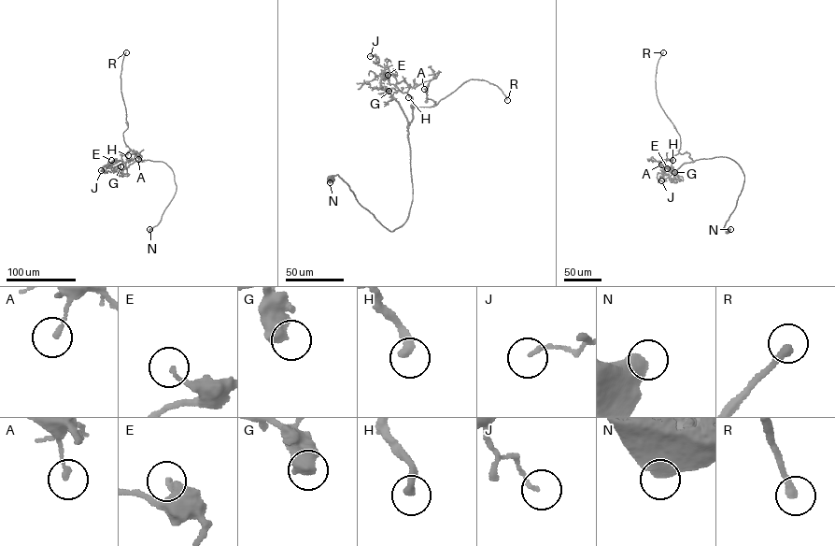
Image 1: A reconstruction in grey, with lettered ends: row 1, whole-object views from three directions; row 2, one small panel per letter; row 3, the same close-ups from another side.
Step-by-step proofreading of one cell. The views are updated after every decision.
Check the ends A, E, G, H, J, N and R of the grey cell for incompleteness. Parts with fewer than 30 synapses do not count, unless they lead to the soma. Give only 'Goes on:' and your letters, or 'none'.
Goes on: E, H, R

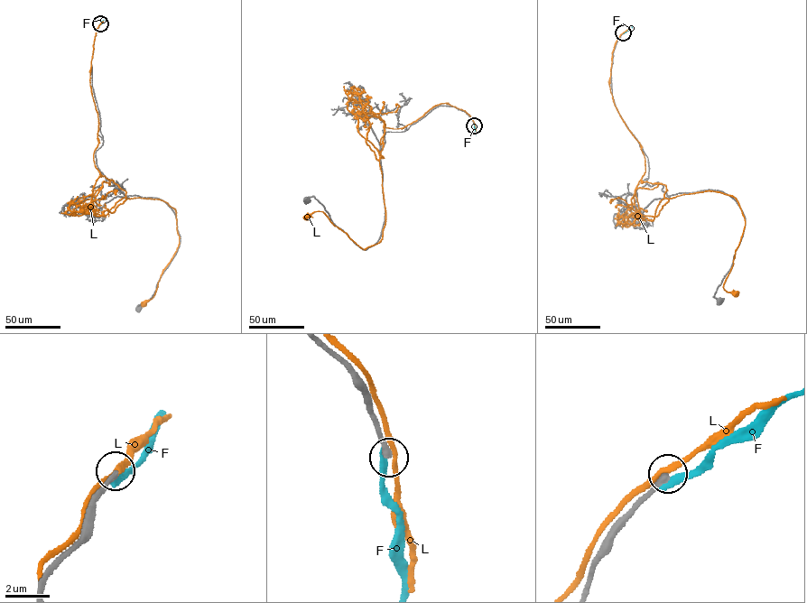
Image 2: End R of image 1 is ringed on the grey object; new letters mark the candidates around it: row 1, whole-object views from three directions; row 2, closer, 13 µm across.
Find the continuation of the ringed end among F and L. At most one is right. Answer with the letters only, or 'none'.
none

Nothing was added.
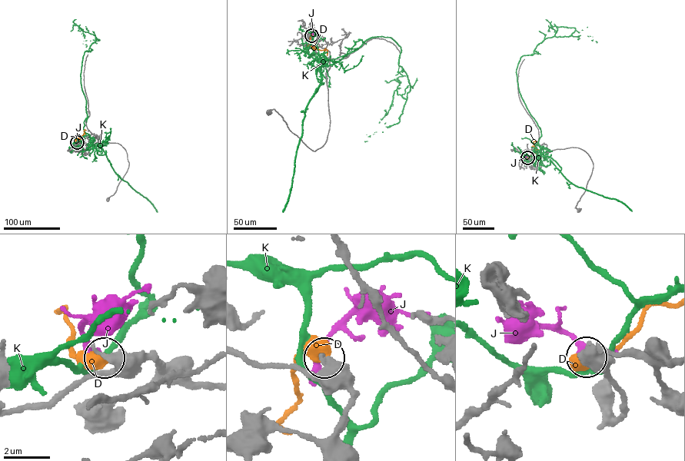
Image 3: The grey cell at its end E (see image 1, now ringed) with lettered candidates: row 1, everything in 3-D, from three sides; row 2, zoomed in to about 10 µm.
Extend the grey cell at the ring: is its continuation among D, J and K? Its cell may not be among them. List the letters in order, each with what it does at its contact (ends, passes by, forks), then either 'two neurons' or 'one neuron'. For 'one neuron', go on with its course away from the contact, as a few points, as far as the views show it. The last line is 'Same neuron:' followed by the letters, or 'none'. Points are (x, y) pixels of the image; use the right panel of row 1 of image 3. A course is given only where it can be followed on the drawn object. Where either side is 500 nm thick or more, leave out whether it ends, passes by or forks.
D: one neuron; course (527, 157), (535, 152), (533, 142), (537, 141)
J: it passes by; two neurons
K: it passes by; two neurons
Same neuron: D

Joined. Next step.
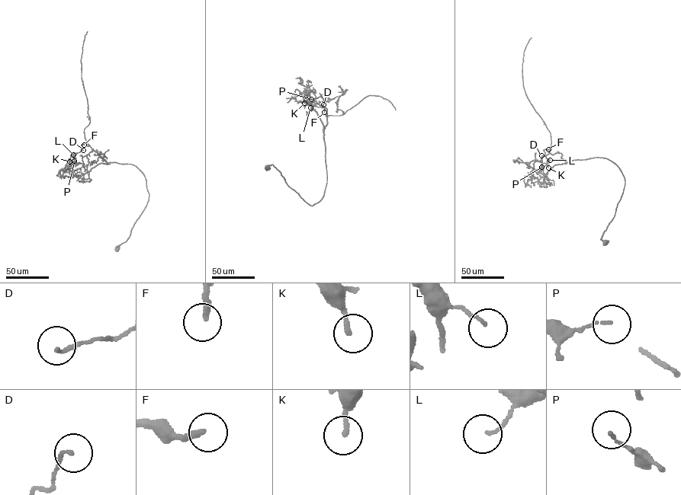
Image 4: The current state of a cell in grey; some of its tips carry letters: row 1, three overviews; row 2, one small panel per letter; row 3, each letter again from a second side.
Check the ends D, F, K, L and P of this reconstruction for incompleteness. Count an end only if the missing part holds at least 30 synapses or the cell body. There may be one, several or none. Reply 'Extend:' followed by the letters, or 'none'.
Extend: none

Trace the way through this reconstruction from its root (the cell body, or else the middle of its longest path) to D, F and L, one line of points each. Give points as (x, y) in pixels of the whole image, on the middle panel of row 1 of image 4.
D: (267, 167), (273, 165), (309, 205), (319, 202), (326, 183), (327, 109), (308, 92), (307, 102), (323, 104)
F: (267, 167), (309, 205), (319, 202), (326, 183), (327, 109), (308, 92), (307, 102), (324, 112)
L: (267, 167), (309, 205), (320, 200), (327, 109), (308, 92), (310, 107)

